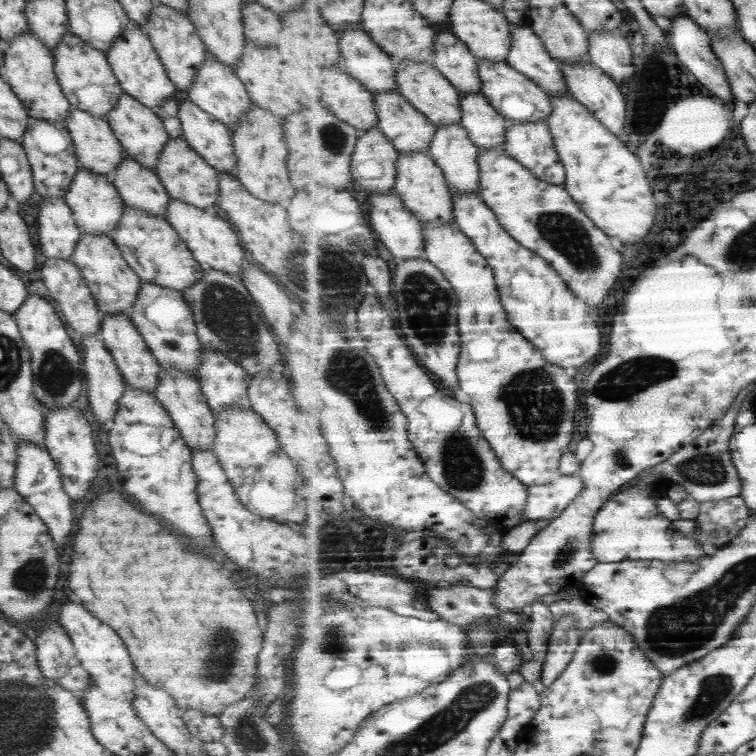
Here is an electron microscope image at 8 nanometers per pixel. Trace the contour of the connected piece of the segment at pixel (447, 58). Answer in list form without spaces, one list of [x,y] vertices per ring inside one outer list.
[[[452,29],[439,31],[437,52],[433,54],[432,63],[461,92],[484,93],[485,84],[481,77],[480,60]]]

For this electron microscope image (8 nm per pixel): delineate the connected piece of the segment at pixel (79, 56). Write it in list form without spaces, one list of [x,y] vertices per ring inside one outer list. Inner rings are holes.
[[[67,31],[63,36],[61,43],[57,48],[52,50],[54,57],[54,68],[58,84],[60,84],[62,92],[66,99],[70,102],[71,109],[78,109],[84,112],[90,113],[90,115],[98,116],[102,119],[106,118],[106,115],[114,109],[120,95],[123,93],[122,87],[118,84],[118,79],[114,76],[110,63],[107,61],[106,53],[101,50],[96,50],[93,46],[90,46],[87,42],[84,42],[81,38],[78,38],[76,34],[72,34]],[[88,84],[98,84],[104,88],[106,96],[108,96],[108,106],[102,104],[102,106],[94,106],[94,108],[86,108],[82,104],[78,104],[78,98],[76,98],[76,90],[78,88],[84,88]]]

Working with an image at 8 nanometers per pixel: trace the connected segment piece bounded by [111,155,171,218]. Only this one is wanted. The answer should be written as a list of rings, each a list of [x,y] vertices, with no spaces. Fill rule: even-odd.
[[[124,155],[111,180],[125,206],[165,218],[171,198],[154,170],[146,169],[131,156]]]

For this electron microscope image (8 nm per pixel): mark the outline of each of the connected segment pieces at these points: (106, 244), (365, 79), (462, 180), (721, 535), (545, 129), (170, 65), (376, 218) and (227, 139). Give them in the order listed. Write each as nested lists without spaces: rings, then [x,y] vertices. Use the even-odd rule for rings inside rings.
[[[81,228],[79,230],[81,232],[80,239],[78,239],[76,247],[74,247],[74,253],[72,253],[70,261],[80,269],[90,292],[96,292],[102,284],[108,284],[114,290],[118,290],[118,294],[120,294],[120,300],[112,300],[112,304],[100,304],[100,306],[97,306],[98,310],[103,313],[103,317],[104,314],[115,314],[115,312],[131,315],[131,308],[136,302],[141,289],[142,282],[139,276],[127,265],[127,262],[122,258],[120,250],[110,236],[88,234],[83,232]]]
[[[355,24],[348,30],[342,29],[340,34],[342,36],[341,49],[343,56],[340,65],[346,72],[362,81],[362,84],[365,84],[366,88],[369,88],[375,94],[378,92],[392,92],[399,88],[397,81],[398,64],[392,53],[386,52],[362,24]]]
[[[462,124],[438,130],[430,153],[444,169],[453,192],[481,194],[481,149]]]
[[[742,495],[701,502],[701,515],[693,538],[712,554],[738,538],[754,516]]]
[[[548,122],[509,123],[505,150],[542,180],[565,185],[567,169]]]
[[[165,4],[153,6],[143,31],[149,36],[160,62],[164,65],[166,76],[178,91],[187,91],[193,85],[197,72],[204,62],[206,54],[204,43],[198,36],[196,27],[184,11],[174,10]]]
[[[394,190],[390,192],[372,192],[369,197],[369,224],[377,232],[383,245],[395,254],[397,263],[408,259],[420,259],[426,249],[426,237],[423,222],[406,206],[405,200]]]
[[[189,99],[178,105],[182,137],[218,173],[234,174],[237,156],[230,130]]]

